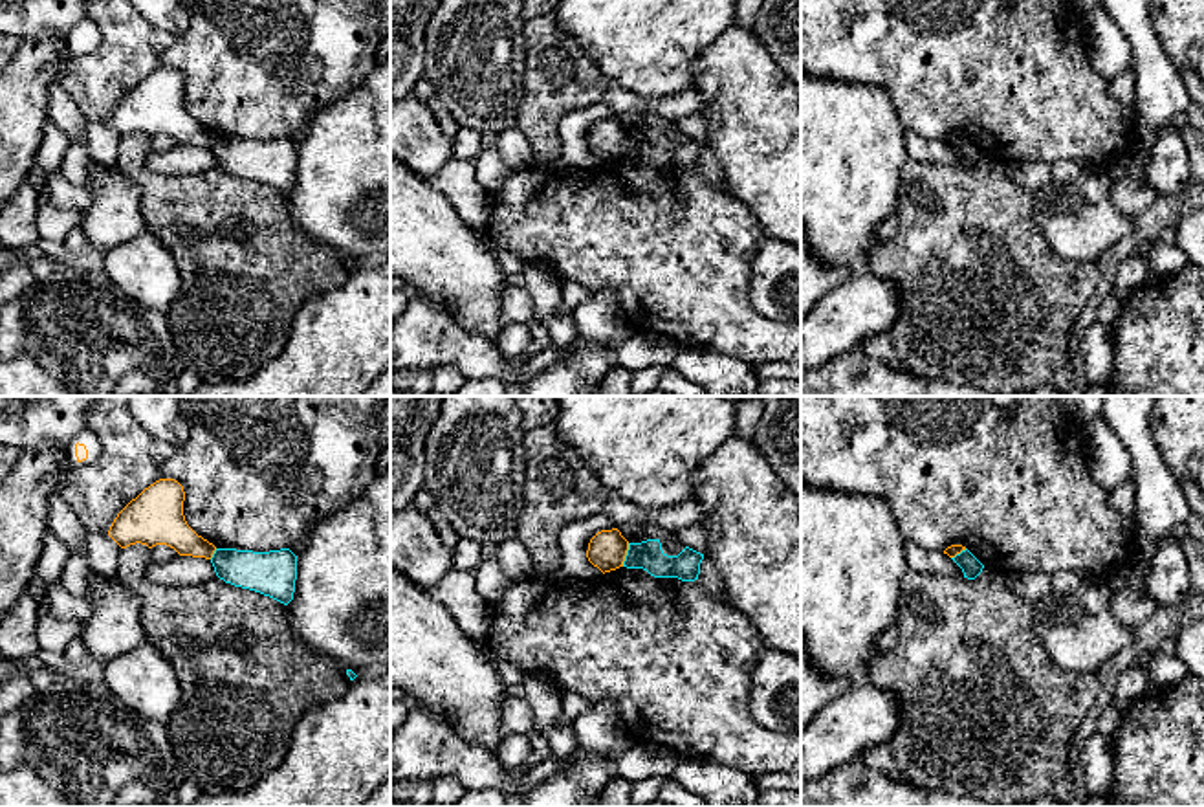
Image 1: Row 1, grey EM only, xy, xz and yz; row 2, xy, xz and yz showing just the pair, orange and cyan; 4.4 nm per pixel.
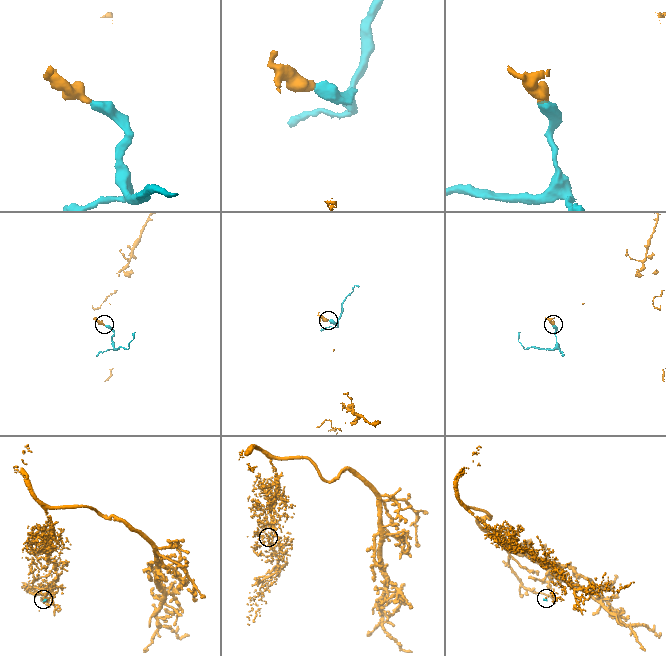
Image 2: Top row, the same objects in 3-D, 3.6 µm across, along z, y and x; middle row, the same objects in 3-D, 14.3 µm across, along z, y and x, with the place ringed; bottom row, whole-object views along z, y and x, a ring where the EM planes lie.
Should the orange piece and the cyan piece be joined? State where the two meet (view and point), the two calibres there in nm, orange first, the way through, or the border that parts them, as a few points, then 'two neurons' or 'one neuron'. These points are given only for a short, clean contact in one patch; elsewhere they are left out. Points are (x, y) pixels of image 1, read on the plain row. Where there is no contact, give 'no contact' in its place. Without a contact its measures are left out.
meets orange in xz at (625, 143); 170 nm thick on the orange side, 130 nm on the other; border along xz (629, 132), (622, 154); two neurons

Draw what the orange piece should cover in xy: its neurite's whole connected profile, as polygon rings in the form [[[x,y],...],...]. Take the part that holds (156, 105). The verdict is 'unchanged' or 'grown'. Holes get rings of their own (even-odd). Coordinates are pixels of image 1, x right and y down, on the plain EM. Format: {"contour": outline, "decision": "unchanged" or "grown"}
{"contour": [[[159,68],[132,88],[114,108],[108,125],[121,136],[167,134],[180,145],[211,149],[216,136],[198,125],[183,105],[185,81],[174,68]]], "decision": "unchanged"}

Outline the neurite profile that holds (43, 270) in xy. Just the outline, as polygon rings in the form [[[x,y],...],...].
[[[46,259],[33,260],[29,271],[37,282],[51,282],[59,275],[57,266]]]

